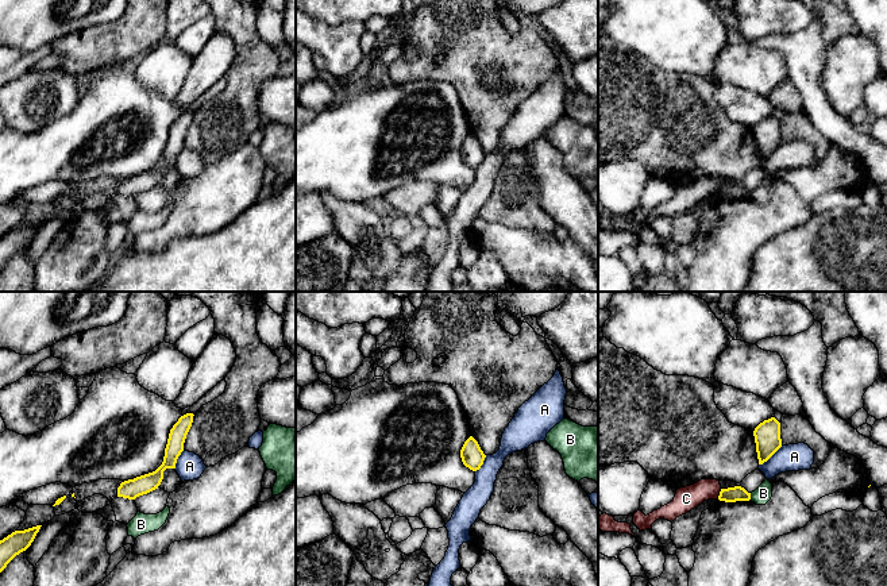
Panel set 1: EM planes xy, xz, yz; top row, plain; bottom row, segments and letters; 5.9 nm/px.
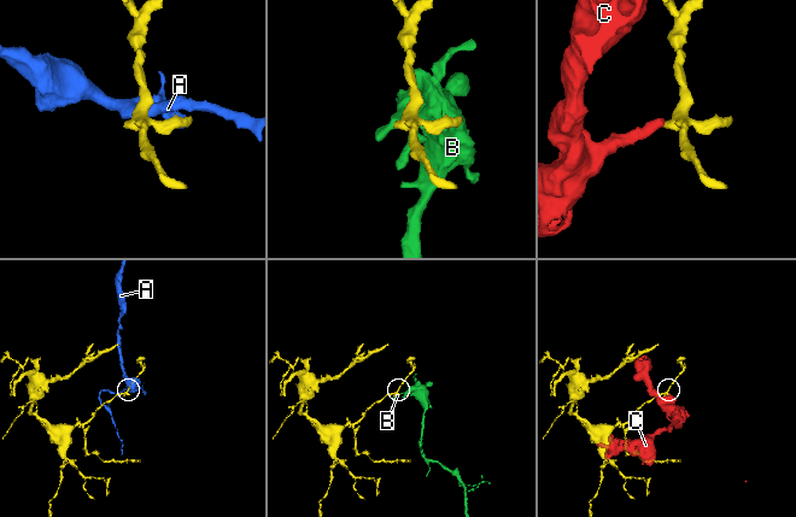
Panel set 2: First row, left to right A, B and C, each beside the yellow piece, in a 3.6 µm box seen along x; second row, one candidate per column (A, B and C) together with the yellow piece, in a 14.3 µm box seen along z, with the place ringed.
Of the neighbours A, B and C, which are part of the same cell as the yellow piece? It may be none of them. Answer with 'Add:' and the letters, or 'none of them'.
Add: none of them

